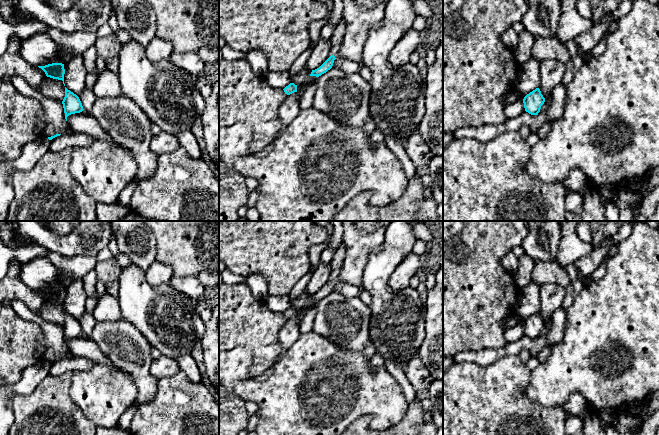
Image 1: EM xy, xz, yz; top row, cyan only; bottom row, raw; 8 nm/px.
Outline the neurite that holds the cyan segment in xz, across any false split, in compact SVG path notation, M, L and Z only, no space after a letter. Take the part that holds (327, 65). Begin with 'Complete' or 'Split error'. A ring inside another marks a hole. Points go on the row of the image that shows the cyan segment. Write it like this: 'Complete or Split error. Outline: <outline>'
Complete. Outline: M333 54L319 68L312 70L310 76L319 77L322 74L326 73L328 70L332 68L334 60L335 60L335 56Z

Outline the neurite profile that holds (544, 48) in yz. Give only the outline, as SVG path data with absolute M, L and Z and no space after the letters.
M536 36L532 48L532 57L540 63L546 59L555 59L567 64L572 55L572 47L559 41L557 36L546 38Z

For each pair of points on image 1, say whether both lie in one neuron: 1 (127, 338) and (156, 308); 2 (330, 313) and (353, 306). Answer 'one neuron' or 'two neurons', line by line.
1: two neurons
2: one neuron

